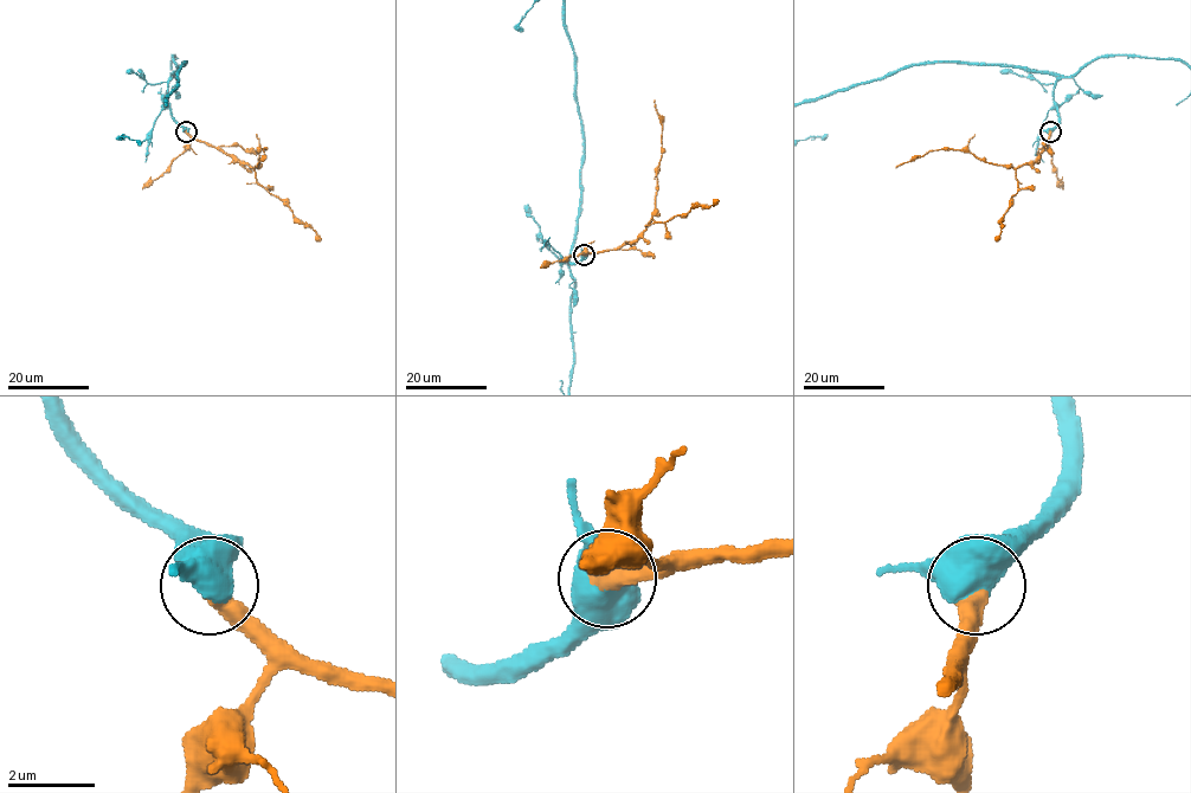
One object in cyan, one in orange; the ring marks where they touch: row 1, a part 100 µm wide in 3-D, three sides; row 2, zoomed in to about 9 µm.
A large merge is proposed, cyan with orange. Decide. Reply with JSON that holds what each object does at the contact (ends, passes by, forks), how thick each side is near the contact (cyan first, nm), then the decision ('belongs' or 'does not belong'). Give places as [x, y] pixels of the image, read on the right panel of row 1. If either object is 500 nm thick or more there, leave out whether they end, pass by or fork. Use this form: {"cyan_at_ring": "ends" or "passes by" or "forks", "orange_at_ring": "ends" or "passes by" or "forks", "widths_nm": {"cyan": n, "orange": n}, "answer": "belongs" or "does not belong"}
{"widths_nm": {"cyan": 650, "orange": 480}, "answer": "belongs"}

